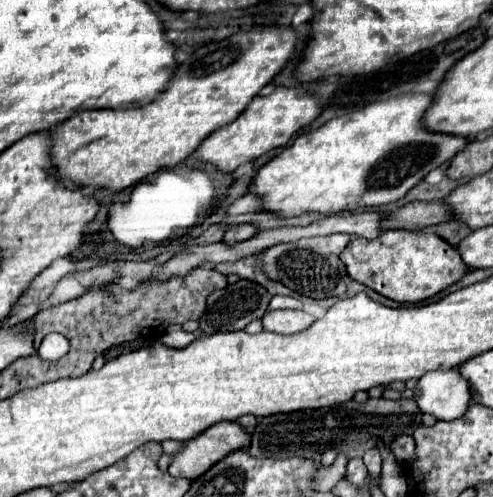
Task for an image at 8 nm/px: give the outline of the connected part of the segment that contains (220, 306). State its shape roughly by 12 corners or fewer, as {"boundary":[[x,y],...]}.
{"boundary":[[238,280],[208,296],[200,334],[244,330],[270,294]]}

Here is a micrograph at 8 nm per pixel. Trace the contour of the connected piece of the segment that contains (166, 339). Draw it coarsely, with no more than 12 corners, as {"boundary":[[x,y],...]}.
{"boundary":[[170,326],[162,342],[170,348],[184,348],[194,338],[194,332],[182,326]]}

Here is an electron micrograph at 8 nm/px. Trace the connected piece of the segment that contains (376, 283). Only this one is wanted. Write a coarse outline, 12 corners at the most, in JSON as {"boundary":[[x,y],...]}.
{"boundary":[[384,230],[340,254],[352,280],[426,300],[468,270],[440,236]]}

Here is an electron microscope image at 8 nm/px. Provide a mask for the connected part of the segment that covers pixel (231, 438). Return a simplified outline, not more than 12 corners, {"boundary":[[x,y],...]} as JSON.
{"boundary":[[218,422],[182,442],[168,472],[194,480],[250,434]]}

